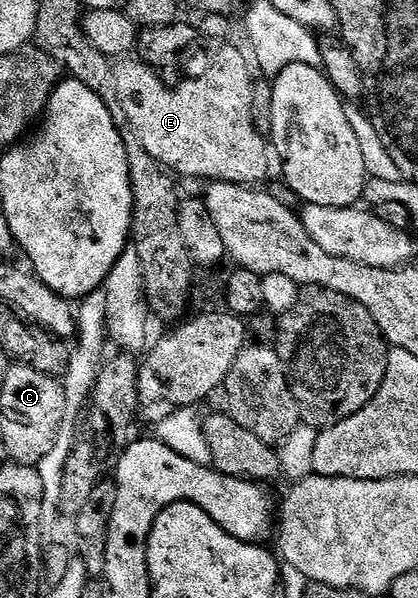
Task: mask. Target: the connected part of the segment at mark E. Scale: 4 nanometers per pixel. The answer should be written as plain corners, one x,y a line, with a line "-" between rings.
222,49
214,66
203,77
195,81
183,80
177,87
171,87
162,81
140,59
122,59
114,65
114,86
128,115
130,130
140,139
144,151
152,155
171,174
182,177
203,177
203,182
227,181
233,185
251,187
262,183
270,169
272,153
263,134
256,131
252,123
252,91
255,78
250,77
251,62
238,49

